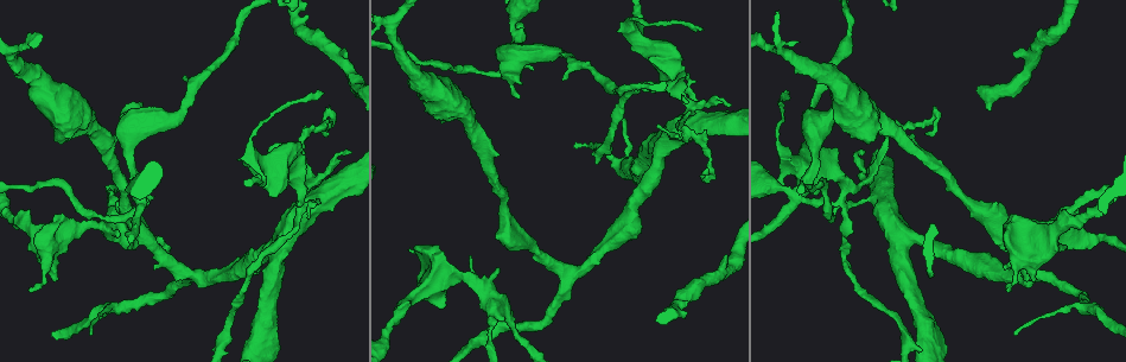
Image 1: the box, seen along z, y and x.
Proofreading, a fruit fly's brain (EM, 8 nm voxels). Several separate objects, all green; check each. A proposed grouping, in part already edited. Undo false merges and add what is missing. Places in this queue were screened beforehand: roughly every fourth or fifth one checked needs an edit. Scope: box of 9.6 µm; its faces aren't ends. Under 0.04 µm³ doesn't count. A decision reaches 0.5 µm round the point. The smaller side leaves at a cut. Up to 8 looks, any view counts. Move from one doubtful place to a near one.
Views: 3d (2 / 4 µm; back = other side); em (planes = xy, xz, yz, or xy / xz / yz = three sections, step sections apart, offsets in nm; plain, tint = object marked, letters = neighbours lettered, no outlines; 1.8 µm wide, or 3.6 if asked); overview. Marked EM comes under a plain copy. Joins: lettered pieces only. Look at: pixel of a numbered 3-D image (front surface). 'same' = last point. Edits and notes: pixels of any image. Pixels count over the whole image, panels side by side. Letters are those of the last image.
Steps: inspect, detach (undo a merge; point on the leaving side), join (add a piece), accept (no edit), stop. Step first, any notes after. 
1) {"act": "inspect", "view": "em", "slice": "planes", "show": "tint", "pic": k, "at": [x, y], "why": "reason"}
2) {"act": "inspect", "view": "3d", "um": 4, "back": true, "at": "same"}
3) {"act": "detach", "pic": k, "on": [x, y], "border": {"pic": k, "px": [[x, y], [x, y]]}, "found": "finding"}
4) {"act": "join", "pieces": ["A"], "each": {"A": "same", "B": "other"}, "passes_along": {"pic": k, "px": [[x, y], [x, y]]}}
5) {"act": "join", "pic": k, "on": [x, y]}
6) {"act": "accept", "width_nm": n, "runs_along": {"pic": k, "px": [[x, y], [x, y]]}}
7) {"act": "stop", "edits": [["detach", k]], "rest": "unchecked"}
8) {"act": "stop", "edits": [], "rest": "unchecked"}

{"act": "inspect", "view": "em", "slice": "planes", "show": "letters", "pic": 1, "at": [677, 58], "why": "an open end"}

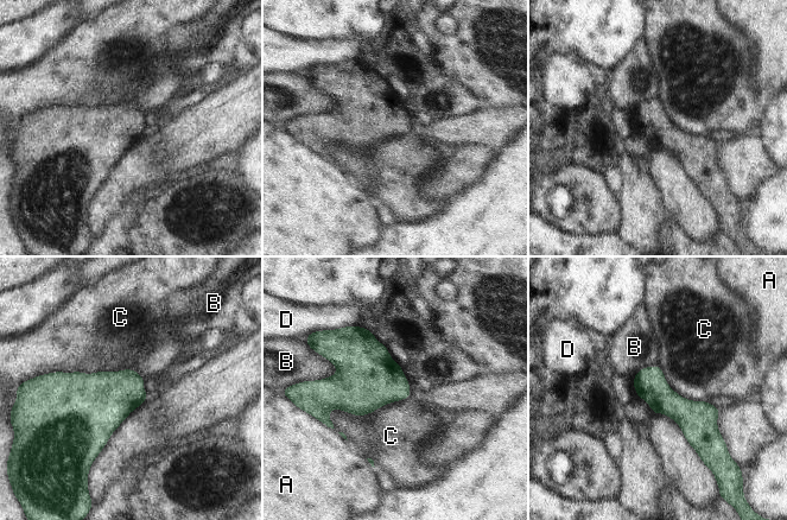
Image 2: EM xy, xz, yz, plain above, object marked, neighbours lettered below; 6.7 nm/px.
{"act": "accept", "each": {"A": "other", "B": "other", "C": "other", "D": "other"}, "runs_along": {"pic": 2, "px": [[636, 378], [708, 433], [716, 435]]}, "found": "no lettered piece goes on from it"}

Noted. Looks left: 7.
{"act": "inspect", "view": "em", "um": 3.6, "slice": "planes", "show": "letters", "pic": 1, "at": [519, 37], "why": "four or more arms meet"}

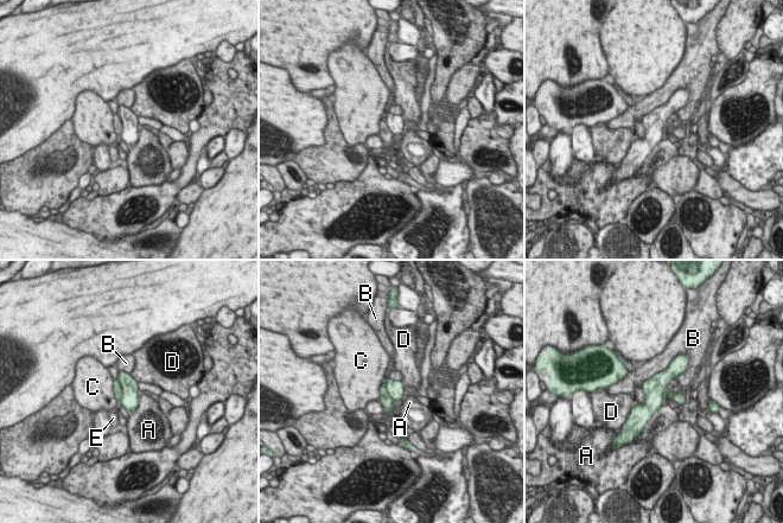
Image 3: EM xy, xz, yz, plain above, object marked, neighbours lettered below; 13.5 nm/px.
{"act": "detach", "pic": 3, "on": [118, 390], "each": {"A": "other", "B": "other", "C": "other", "D": "other", "E": "other"}, "border": {"pic": 3, "px": [[116, 380], [121, 388], [120, 400]]}, "found": "two neurons meet here"}

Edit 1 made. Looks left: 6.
{"act": "inspect", "view": "overview"}

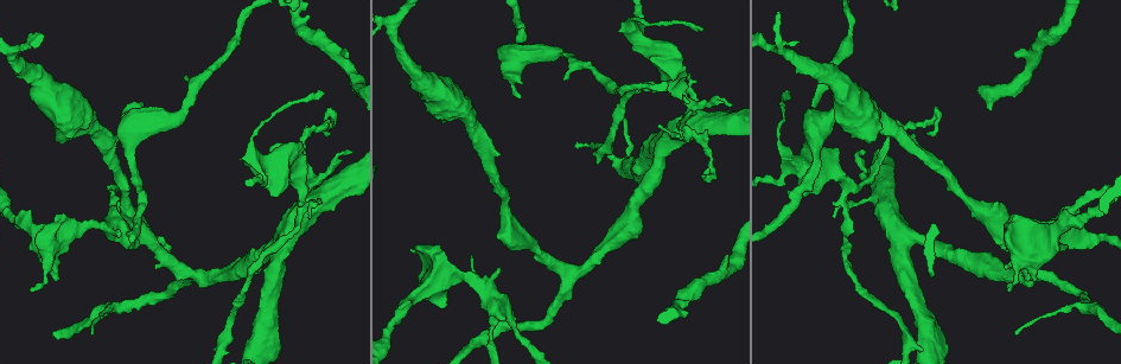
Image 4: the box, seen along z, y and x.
{"act": "inspect", "view": "3d", "um": 2, "pic": 4, "at": [1018, 334], "why": "thin end"}

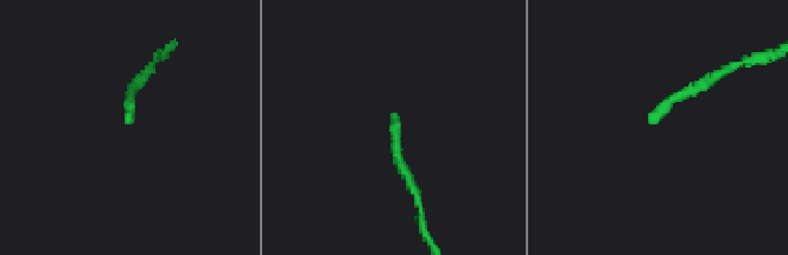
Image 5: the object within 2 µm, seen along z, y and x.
{"act": "inspect", "view": "em", "slice": "planes", "show": "letters", "pic": 5, "at": [651, 120]}

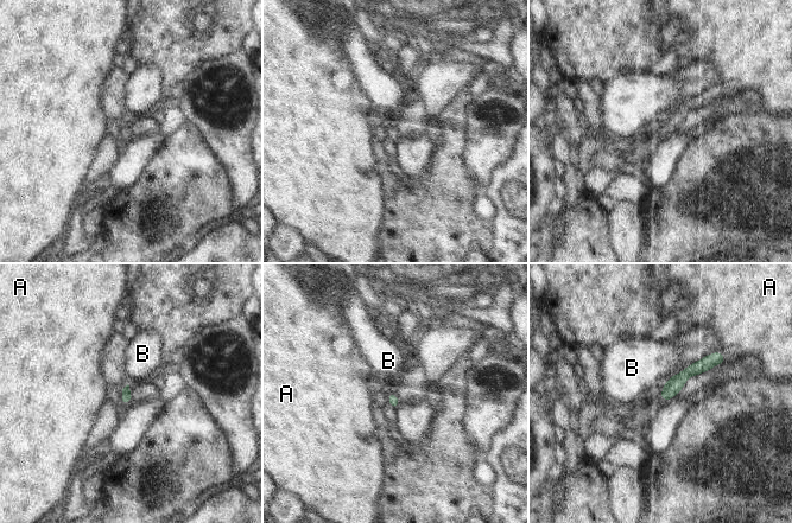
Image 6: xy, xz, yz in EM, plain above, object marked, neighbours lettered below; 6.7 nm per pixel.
{"act": "accept", "each": {"A": "other", "B": "other"}, "border": {"pic": 6, "px": [[671, 375], [664, 384]]}, "found": "no lettered piece goes on from it"}

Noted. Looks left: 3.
{"act": "stop", "edits": [["detach", 3]], "rest": "unchecked"}

